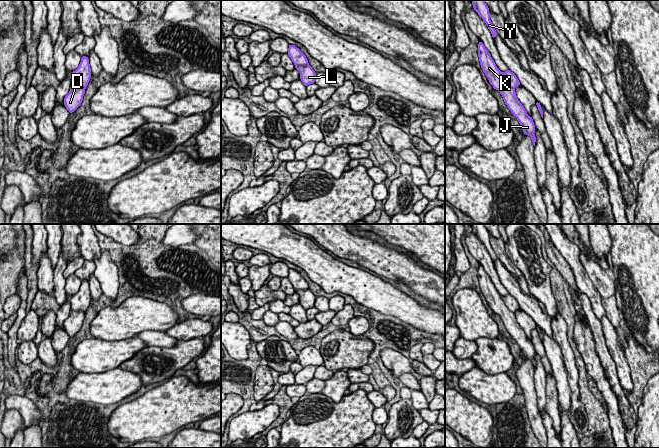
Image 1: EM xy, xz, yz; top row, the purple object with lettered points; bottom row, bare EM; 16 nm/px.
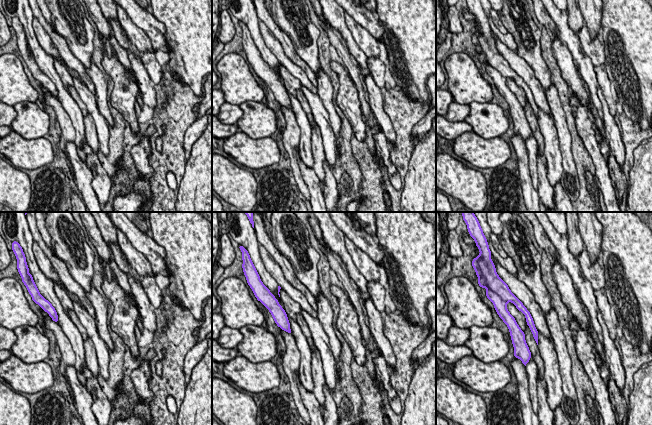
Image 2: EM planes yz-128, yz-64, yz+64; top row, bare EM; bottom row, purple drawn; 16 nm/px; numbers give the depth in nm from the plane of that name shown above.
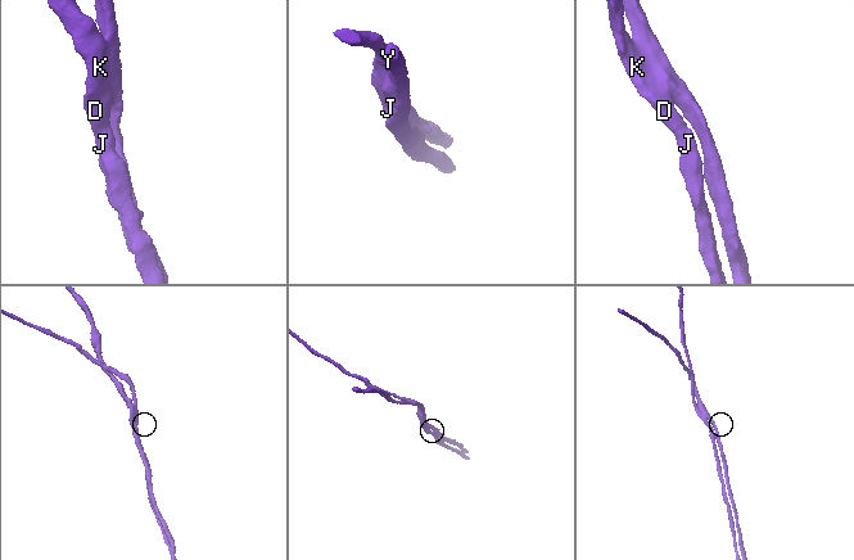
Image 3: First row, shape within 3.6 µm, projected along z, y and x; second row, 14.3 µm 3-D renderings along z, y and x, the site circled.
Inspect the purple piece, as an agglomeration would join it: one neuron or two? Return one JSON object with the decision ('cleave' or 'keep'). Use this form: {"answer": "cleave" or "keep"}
{"answer": "keep"}

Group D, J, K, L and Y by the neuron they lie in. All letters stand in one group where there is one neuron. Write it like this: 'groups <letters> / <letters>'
groups D J K L Y

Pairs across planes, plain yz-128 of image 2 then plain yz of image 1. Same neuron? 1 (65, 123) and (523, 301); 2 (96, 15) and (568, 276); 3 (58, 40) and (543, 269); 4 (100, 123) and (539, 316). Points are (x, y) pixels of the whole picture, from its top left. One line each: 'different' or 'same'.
1: different
2: same
3: different
4: different

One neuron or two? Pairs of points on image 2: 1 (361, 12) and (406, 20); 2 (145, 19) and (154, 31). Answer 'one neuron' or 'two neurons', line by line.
1: two neurons
2: one neuron

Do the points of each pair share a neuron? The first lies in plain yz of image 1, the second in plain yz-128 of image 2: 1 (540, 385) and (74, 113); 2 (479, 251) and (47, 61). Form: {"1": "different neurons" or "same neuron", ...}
{"1": "same neuron", "2": "same neuron"}

